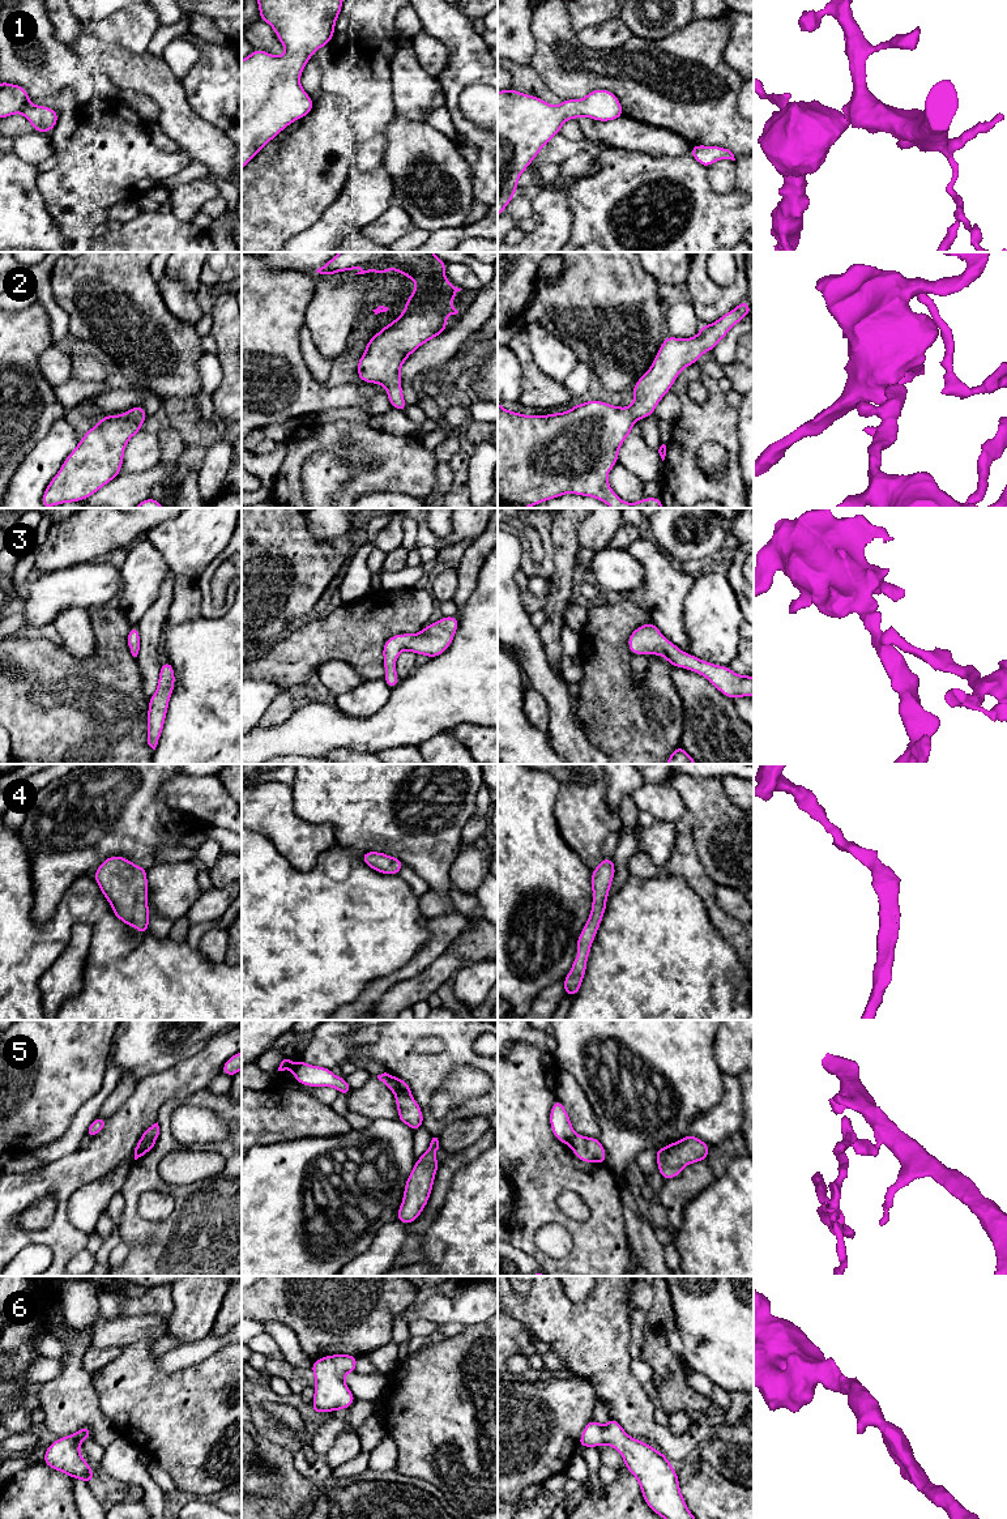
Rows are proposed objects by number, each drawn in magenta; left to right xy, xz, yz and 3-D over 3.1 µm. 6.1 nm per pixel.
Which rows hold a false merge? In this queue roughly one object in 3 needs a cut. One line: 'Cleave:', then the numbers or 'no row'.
Cleave: 5

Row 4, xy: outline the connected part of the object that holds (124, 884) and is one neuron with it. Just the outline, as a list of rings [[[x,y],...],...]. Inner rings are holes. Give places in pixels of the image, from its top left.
[[[118,854],[106,858],[93,875],[115,917],[127,926],[136,926],[137,934],[149,930],[146,872],[148,869]]]

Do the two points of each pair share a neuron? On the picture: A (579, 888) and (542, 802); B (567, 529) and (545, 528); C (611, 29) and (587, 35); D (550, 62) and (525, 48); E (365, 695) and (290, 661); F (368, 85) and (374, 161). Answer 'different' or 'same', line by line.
A: same
B: different
C: same
D: different
E: different
F: same

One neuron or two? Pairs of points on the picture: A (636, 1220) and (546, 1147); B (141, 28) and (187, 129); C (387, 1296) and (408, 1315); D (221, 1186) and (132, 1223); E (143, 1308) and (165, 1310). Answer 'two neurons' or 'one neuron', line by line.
A: two neurons
B: two neurons
C: two neurons
D: one neuron
E: one neuron

